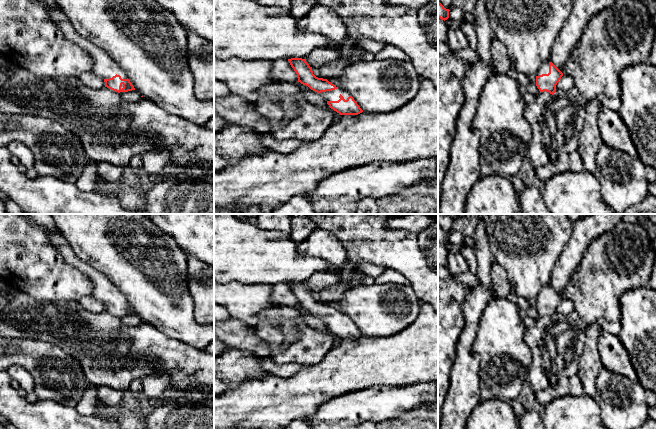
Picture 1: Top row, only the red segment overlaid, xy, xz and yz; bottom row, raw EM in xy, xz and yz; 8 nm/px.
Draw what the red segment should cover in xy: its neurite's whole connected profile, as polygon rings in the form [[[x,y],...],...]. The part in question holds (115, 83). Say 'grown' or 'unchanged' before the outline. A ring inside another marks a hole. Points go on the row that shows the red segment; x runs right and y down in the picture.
grown; [[[56,0],[36,1],[46,5],[50,18],[59,27],[67,40],[79,45],[82,49],[91,54],[94,60],[94,66],[91,71],[104,79],[105,87],[118,93],[135,90],[127,74],[102,49],[80,36],[75,31],[71,22],[57,5]]]

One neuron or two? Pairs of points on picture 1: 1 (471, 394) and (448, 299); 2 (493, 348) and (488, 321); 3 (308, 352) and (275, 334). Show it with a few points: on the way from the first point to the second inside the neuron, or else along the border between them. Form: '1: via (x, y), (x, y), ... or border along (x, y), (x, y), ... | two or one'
1: border along (463, 315), (464, 327), (453, 361) | two
2: via (493, 341), (493, 328) | one
3: via (297, 352), (283, 352), (276, 345) | one

